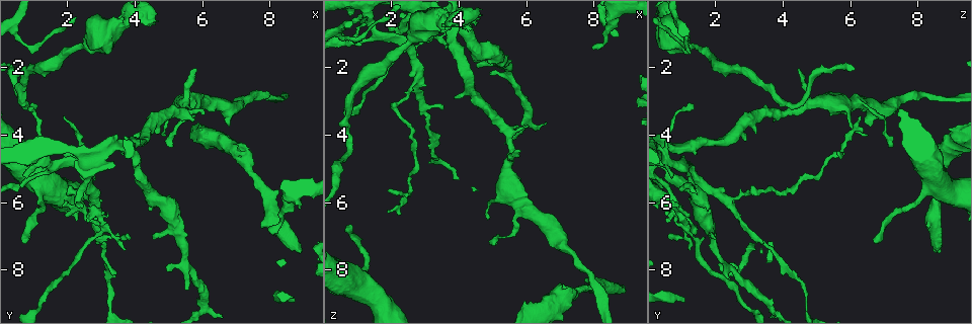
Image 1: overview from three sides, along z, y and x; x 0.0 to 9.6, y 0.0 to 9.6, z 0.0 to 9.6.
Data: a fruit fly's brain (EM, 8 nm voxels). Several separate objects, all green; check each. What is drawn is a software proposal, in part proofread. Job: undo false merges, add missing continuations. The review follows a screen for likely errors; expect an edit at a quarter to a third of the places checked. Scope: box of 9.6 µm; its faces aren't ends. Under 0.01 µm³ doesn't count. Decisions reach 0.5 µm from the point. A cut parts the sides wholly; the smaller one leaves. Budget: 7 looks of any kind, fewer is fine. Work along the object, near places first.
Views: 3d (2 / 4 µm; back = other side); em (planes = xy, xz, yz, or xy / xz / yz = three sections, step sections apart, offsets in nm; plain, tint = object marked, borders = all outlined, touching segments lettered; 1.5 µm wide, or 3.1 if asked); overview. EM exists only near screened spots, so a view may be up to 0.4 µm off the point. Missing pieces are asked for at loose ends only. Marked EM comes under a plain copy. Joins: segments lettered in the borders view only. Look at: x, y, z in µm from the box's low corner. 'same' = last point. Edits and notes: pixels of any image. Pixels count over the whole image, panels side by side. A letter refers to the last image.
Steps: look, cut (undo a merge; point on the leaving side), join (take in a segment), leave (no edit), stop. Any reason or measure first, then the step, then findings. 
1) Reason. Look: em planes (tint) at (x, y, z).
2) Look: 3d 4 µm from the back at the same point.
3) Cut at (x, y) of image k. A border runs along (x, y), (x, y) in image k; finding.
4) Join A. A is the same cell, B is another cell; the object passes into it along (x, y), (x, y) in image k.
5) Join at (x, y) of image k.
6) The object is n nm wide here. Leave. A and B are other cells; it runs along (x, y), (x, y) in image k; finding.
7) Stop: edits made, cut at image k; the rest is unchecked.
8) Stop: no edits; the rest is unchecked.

Branch stops here. Look: 3d 4 µm at (0.60, 7.15, 6.75).

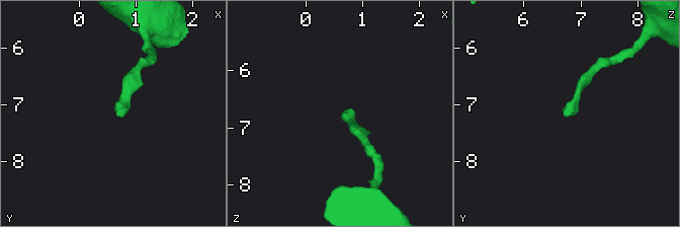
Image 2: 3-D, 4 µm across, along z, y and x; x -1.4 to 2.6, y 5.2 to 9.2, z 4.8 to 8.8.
Look: em yz step 4 (borders) at (0.70, 7.20, 6.70).

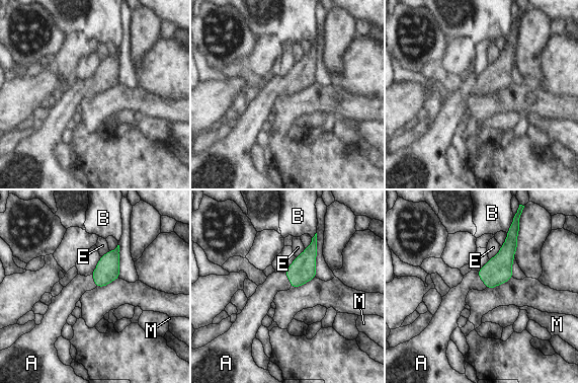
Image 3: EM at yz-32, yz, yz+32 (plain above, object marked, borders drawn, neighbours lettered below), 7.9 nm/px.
Another direction. Look: em planes (borders) at the same point.

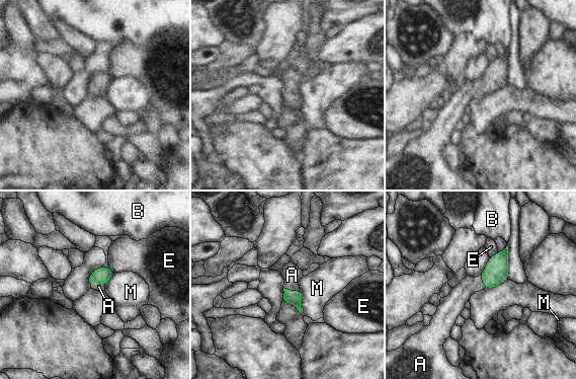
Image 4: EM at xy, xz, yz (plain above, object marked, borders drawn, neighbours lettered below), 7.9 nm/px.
The longest contact is with M, 200 nm. Join A. A is the same cell, B, E and M are other cells; it goes on there.

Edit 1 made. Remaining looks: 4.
See it whole again. Look: overview.

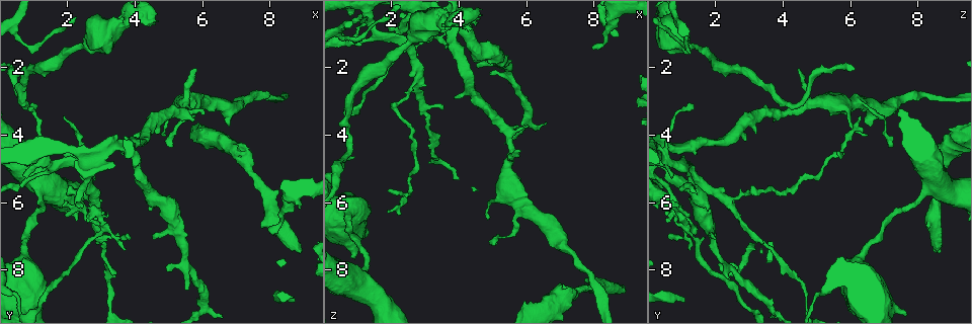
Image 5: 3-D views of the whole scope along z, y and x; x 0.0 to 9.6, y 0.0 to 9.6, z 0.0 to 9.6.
Look: em xz step 8 (tint) at (2.80, 5.90, 2.25).

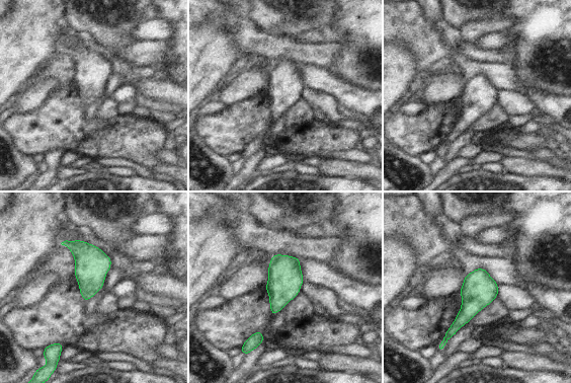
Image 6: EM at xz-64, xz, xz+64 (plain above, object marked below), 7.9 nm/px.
Cut it another way. Look: em planes (borders) at the same point.

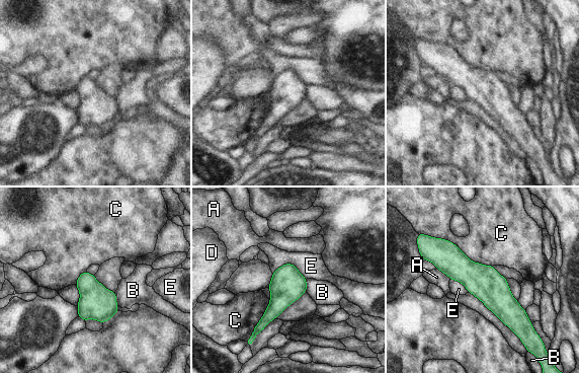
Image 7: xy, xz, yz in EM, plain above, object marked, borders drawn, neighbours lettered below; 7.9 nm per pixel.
The object is 220 nm wide here; the longest contact is with C, 550 nm. Leave. A, B, C, D and E are other cells; one neuron here.

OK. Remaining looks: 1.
Thin neck. Look: em xy step 4 (borders) at (3.30, 9.05, 4.65).

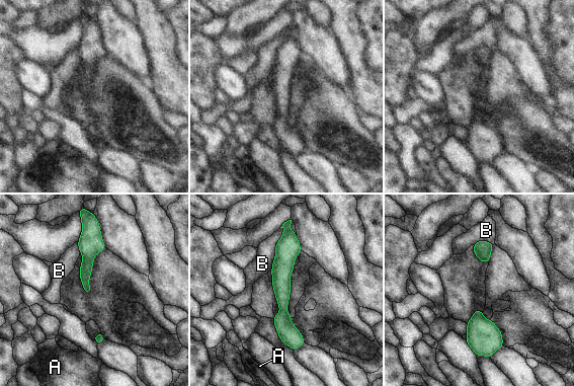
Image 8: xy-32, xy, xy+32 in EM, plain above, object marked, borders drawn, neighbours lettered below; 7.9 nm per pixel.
The object is 20 nm wide here. Leave. A and B are other cells; it runs along (288, 230), (282, 322), (294, 346) in image 8; one neuron here.

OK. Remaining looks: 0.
Stop: edits made, join at image 4; the rest is unchecked.

